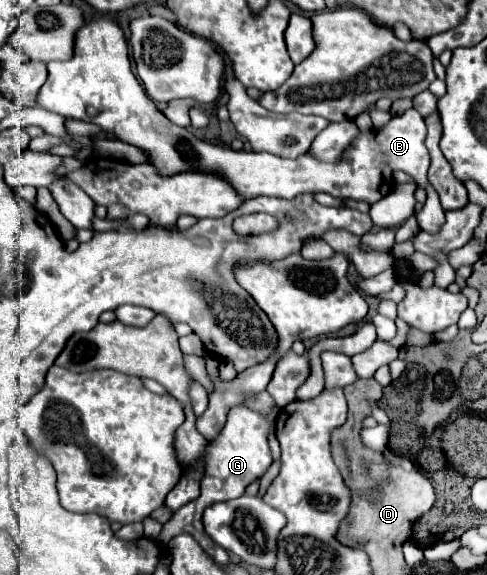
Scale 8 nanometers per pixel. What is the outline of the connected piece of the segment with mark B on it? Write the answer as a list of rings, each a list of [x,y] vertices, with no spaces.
[[[106,17],[86,23],[76,33],[72,59],[48,63],[48,79],[36,97],[36,107],[62,117],[94,123],[104,133],[110,133],[116,139],[142,149],[148,155],[150,165],[154,165],[160,175],[176,175],[186,171],[212,173],[230,181],[240,197],[246,199],[260,195],[292,199],[300,193],[324,191],[334,197],[356,201],[364,199],[372,205],[388,195],[390,175],[394,171],[404,171],[416,181],[418,187],[426,189],[427,198],[422,211],[418,213],[420,229],[438,231],[445,222],[445,211],[438,193],[426,177],[430,165],[430,157],[424,147],[426,125],[416,109],[408,109],[404,115],[392,117],[388,125],[376,131],[376,135],[374,131],[360,133],[350,149],[346,149],[342,159],[334,165],[316,161],[308,153],[298,159],[280,159],[270,153],[234,151],[224,145],[212,145],[194,137],[188,129],[174,125],[156,109],[154,101],[146,95],[144,87],[132,73],[124,31],[116,21]]]

